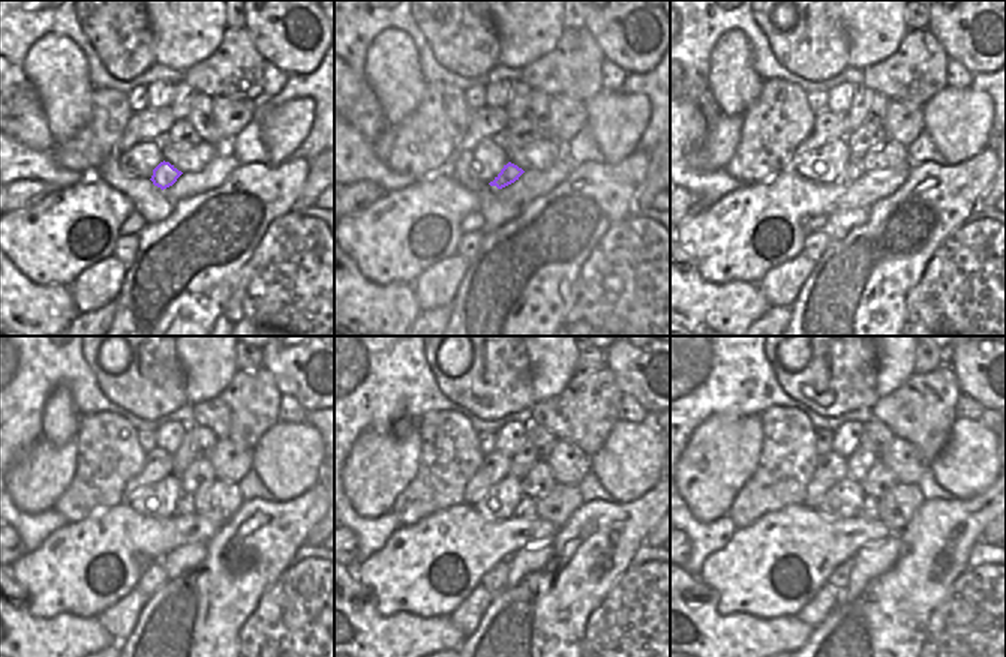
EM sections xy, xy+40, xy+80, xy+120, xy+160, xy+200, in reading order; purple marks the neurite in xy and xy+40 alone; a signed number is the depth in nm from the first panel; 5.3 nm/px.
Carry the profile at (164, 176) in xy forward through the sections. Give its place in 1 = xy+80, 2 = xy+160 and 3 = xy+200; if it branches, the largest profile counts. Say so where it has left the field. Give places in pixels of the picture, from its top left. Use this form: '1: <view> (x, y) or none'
1: xy+80 (852, 171)
2: xy+160 (525, 506)
3: xy+200 (868, 510)

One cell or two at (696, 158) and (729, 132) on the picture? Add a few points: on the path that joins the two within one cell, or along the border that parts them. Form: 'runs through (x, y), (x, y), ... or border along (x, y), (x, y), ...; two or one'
runs through (703, 158), (721, 140); one

